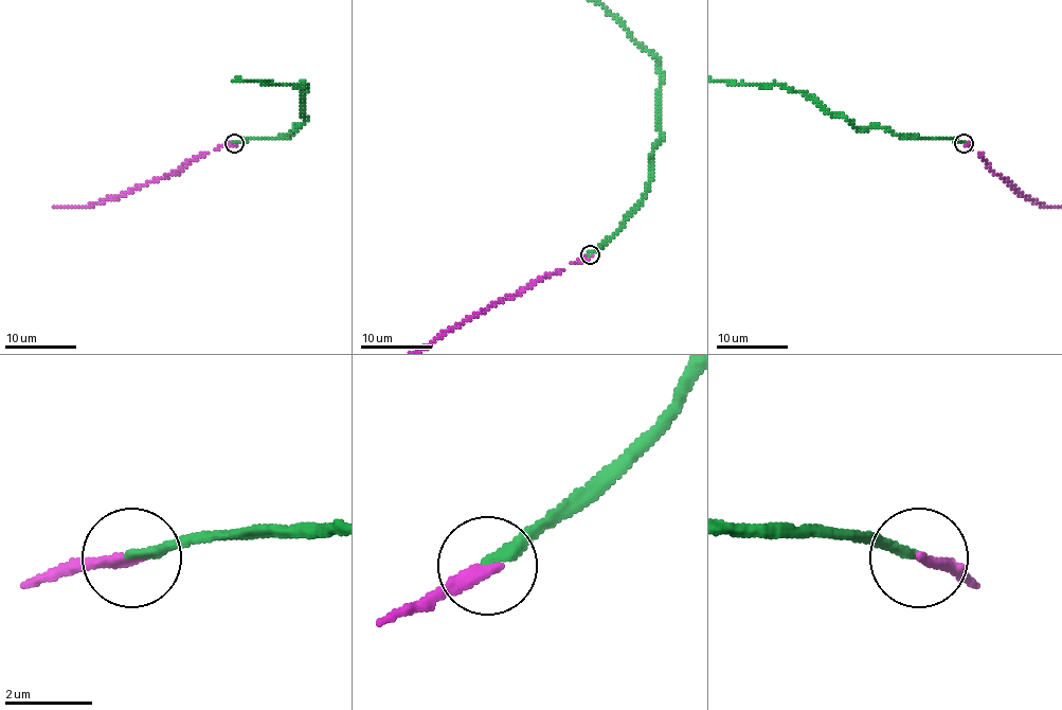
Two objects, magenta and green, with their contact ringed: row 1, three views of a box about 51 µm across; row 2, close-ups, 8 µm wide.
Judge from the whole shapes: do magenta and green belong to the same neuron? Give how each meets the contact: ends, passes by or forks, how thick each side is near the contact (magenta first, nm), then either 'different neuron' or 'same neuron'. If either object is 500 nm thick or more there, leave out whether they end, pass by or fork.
magenta ends | green ends | 280/240 nm | same neuron

